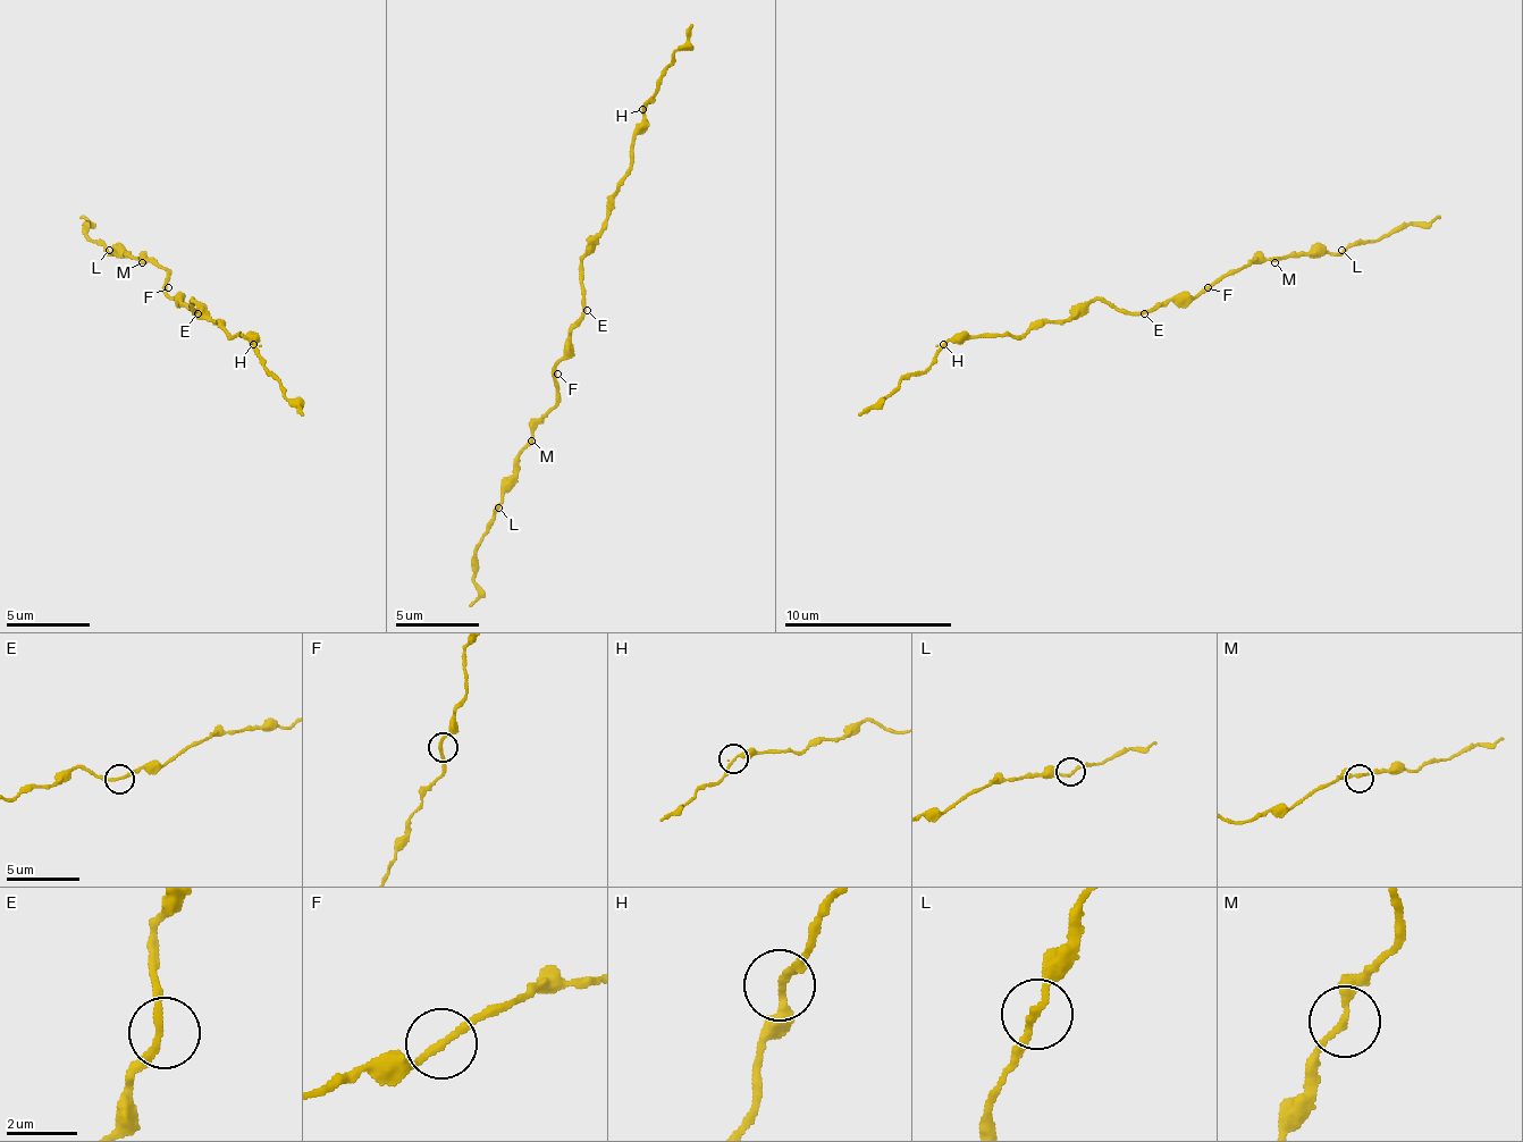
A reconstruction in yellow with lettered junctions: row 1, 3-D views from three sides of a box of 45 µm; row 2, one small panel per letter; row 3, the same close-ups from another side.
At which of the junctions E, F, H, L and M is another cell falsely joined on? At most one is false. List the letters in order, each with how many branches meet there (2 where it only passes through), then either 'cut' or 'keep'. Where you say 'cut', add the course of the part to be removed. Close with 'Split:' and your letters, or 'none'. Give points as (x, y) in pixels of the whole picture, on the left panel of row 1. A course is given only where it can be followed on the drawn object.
E: branches 2; keep
F: branches 2; keep
H: branches 2; cut; course (252, 343), (269, 372), (302, 414)
L: branches 2; keep
M: branches 2; keep
Split: H

